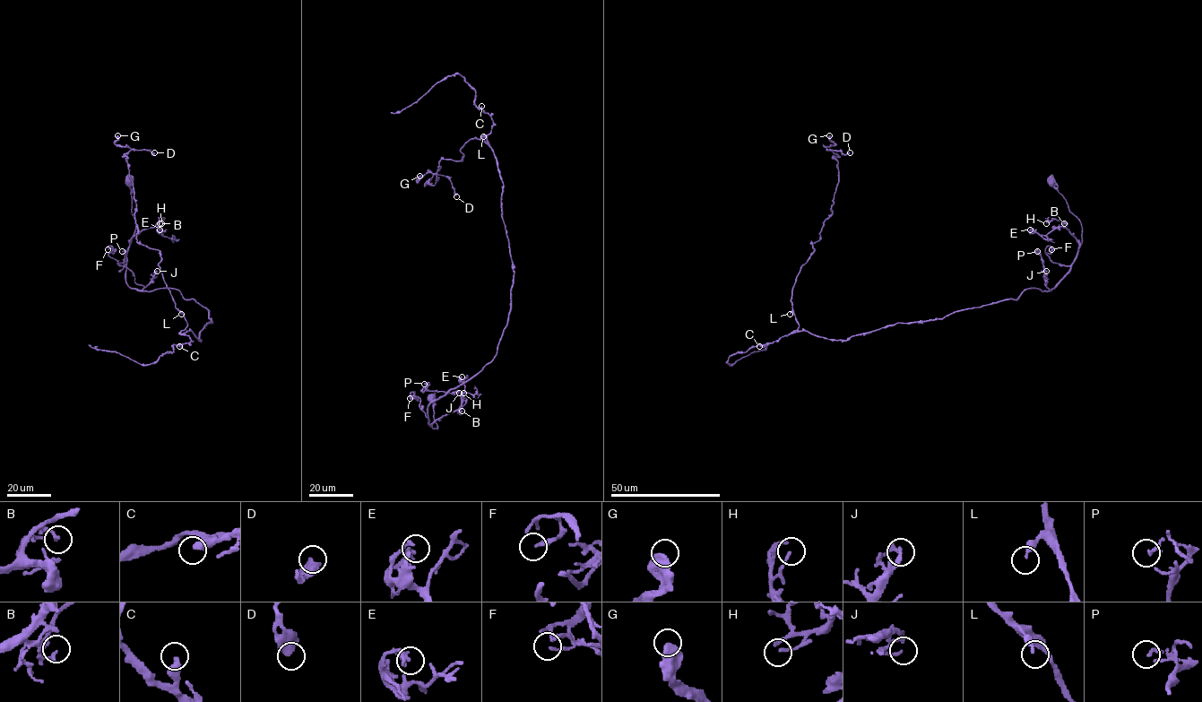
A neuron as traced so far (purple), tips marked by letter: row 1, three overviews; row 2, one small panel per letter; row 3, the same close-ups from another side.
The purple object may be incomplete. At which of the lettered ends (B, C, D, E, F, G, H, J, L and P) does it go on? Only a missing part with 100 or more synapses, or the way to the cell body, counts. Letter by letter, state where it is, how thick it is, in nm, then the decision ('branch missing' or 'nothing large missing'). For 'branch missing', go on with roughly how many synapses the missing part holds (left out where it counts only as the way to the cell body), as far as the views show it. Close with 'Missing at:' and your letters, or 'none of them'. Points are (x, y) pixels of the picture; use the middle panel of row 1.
B: at (462, 411); 190 nm thick; nothing large missing
C: at (481, 106); 440 nm thick; nothing large missing
D: at (456, 196); 440 nm thick; nothing large missing
E: at (462, 376); 240 nm thick; nothing large missing
F: at (410, 398); 130 nm thick; nothing large missing
G: at (419, 176); 500 nm thick; nothing large missing
H: at (463, 393); 130 nm thick; nothing large missing
J: at (459, 393); 170 nm thick; nothing large missing
L: at (483, 136); 280 nm thick; nothing large missing
P: at (424, 384); 190 nm thick; nothing large missing
Missing at: none of them

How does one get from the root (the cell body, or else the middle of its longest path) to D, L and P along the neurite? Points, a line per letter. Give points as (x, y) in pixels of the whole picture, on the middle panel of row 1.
D: (430, 398), (437, 428), (428, 407), (492, 359), (510, 308), (483, 136), (425, 184), (445, 175), (456, 196)
L: (430, 398), (437, 428), (428, 407), (492, 359), (509, 311), (514, 271), (503, 181), (483, 136)
P: (430, 398), (437, 428), (428, 424), (428, 407), (445, 393), (428, 391), (428, 385), (424, 384)

